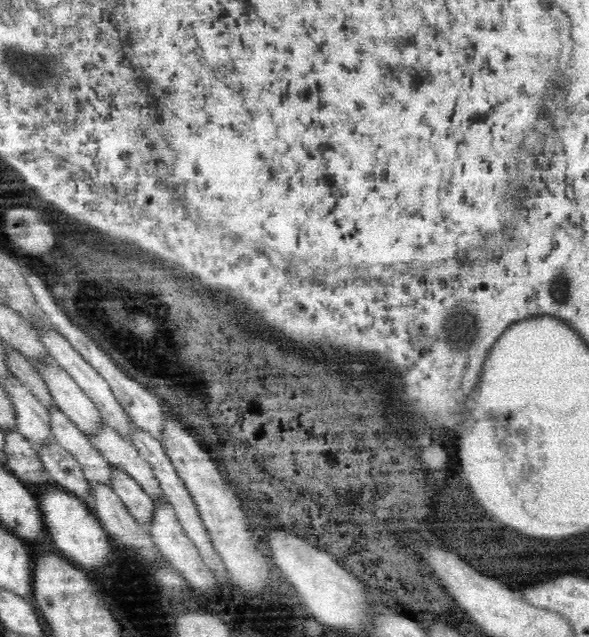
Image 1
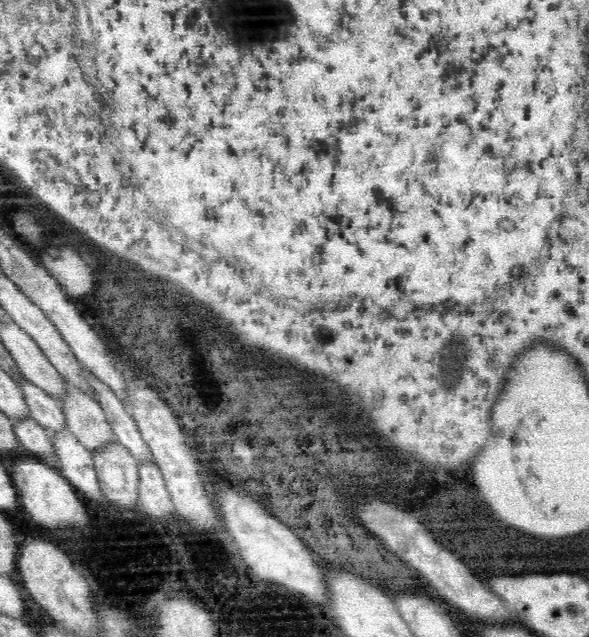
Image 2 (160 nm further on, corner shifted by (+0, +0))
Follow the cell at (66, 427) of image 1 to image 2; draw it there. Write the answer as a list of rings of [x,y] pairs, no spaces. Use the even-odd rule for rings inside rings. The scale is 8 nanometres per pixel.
[[[26,377],[14,380],[22,389],[31,417],[48,430],[62,430],[67,428],[64,413],[60,409],[58,400],[51,397],[45,390],[32,384]]]

